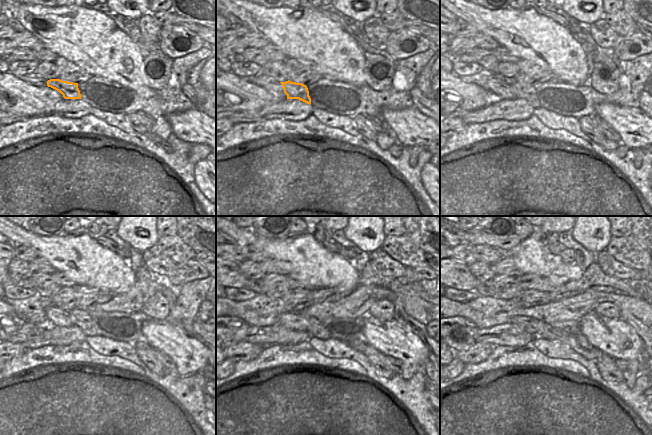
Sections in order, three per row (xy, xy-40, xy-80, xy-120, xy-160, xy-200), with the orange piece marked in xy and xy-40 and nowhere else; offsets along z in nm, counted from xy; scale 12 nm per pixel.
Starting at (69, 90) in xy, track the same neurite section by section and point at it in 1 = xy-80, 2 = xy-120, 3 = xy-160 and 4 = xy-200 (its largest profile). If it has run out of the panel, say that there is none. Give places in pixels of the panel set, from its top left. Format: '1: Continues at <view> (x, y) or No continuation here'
1: Continues at xy-80 (522, 90)
2: Continues at xy-120 (79, 317)
3: Continues at xy-160 (315, 328)
4: Continues at xy-200 (578, 343)

